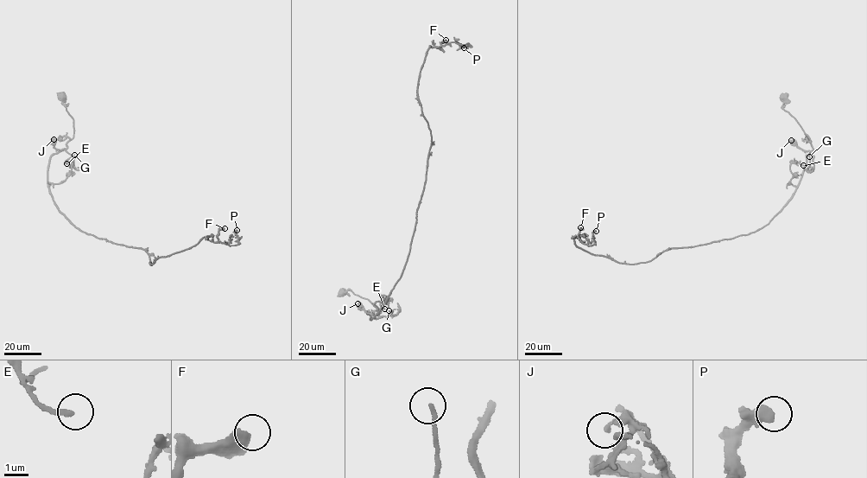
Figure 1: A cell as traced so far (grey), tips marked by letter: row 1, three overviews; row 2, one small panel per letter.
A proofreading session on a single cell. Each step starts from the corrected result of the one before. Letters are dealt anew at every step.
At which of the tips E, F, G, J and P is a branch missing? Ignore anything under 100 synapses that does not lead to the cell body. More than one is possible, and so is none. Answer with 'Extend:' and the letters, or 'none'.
Extend: none

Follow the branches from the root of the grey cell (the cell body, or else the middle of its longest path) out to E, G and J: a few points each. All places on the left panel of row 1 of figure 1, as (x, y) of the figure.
E: (62, 95), (73, 120), (73, 136), (66, 148), (50, 157), (48, 185), (67, 177), (72, 162), (66, 163)
G: (62, 95), (63, 104), (73, 121), (73, 136), (65, 149), (73, 157), (73, 165), (70, 166), (74, 155)
J: (62, 95), (63, 104), (73, 120), (73, 136), (66, 149), (54, 148), (56, 140), (53, 139)

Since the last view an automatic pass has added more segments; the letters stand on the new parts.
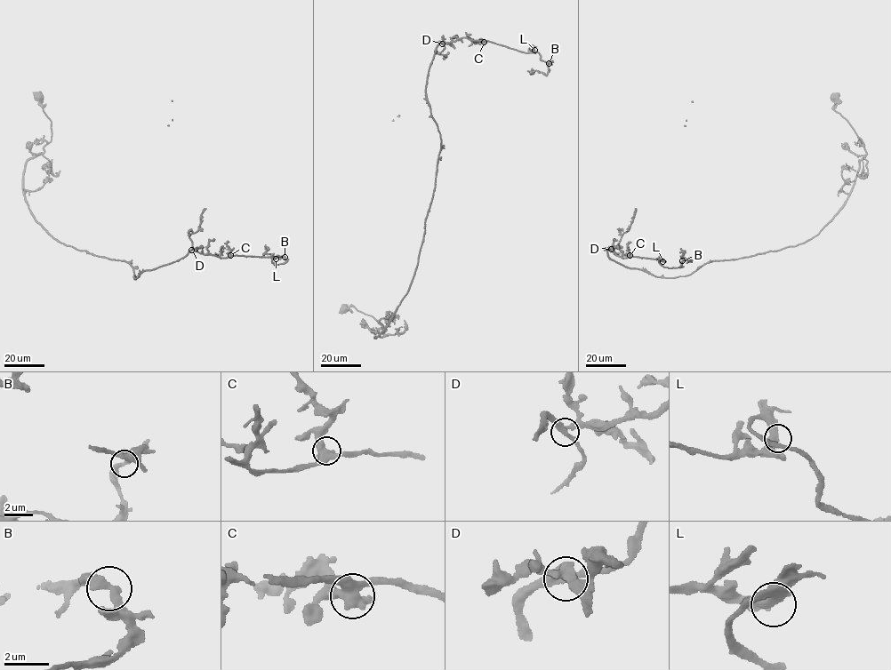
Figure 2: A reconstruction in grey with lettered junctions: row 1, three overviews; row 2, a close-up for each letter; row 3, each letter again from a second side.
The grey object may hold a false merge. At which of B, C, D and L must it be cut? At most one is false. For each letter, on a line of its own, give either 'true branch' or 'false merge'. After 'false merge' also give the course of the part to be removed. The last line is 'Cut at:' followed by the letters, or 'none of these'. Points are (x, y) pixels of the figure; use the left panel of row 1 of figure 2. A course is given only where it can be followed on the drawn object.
B: true branch
C: true branch
D: true branch
L: true branch
Cut at: none of these

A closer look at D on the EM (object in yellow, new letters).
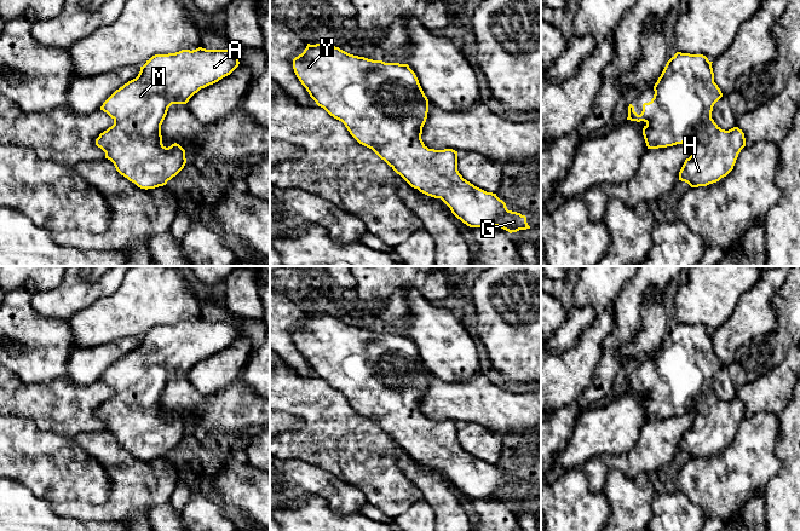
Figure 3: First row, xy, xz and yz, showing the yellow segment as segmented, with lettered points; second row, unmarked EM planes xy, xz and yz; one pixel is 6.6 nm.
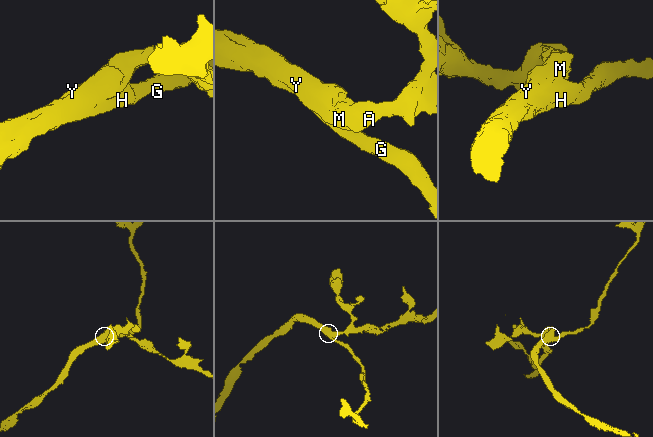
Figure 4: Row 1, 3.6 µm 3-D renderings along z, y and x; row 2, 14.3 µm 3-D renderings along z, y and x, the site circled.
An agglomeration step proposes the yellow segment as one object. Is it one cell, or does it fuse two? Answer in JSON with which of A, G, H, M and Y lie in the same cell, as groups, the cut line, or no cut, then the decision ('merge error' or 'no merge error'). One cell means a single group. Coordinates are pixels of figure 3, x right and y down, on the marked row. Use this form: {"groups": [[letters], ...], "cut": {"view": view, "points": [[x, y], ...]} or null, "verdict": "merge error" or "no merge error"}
{"groups": [["A", "G", "H", "M", "Y"]], "cut": null, "verdict": "no merge error"}

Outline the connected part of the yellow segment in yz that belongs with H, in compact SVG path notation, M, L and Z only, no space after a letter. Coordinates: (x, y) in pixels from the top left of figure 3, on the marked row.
M677 52L666 64L661 76L654 86L654 98L643 104L638 115L629 104L628 117L631 121L644 121L643 135L648 149L658 149L683 144L689 140L695 143L695 150L685 160L679 180L691 187L707 186L726 177L732 169L741 150L746 146L742 129L733 127L721 129L712 119L714 104L723 97L714 82L712 63L703 54Z

